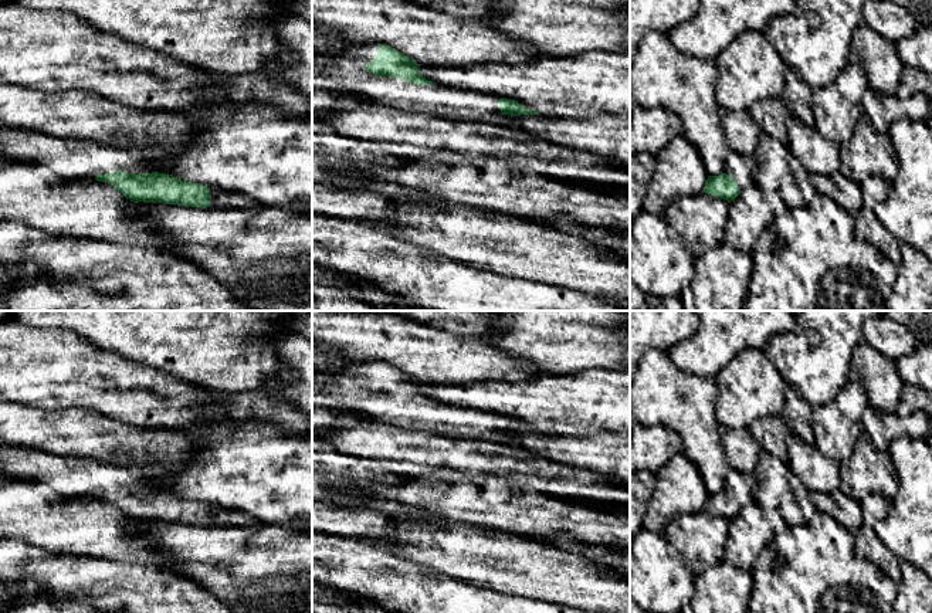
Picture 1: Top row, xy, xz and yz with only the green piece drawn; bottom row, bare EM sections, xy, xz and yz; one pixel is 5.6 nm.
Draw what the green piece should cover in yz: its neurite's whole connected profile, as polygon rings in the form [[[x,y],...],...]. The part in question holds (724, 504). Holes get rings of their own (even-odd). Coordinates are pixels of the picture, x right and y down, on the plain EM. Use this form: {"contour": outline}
{"contour": [[[729,468],[721,492],[708,494],[704,511],[733,519],[742,508],[755,502],[755,474],[740,474]]]}

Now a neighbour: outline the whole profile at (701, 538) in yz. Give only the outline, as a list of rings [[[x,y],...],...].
[[[702,509],[675,515],[668,521],[665,534],[694,576],[698,576],[723,562],[729,521]]]

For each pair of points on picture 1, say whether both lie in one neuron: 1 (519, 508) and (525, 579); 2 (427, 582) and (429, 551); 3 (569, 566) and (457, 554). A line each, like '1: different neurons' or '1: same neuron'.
1: different neurons
2: different neurons
3: same neuron

